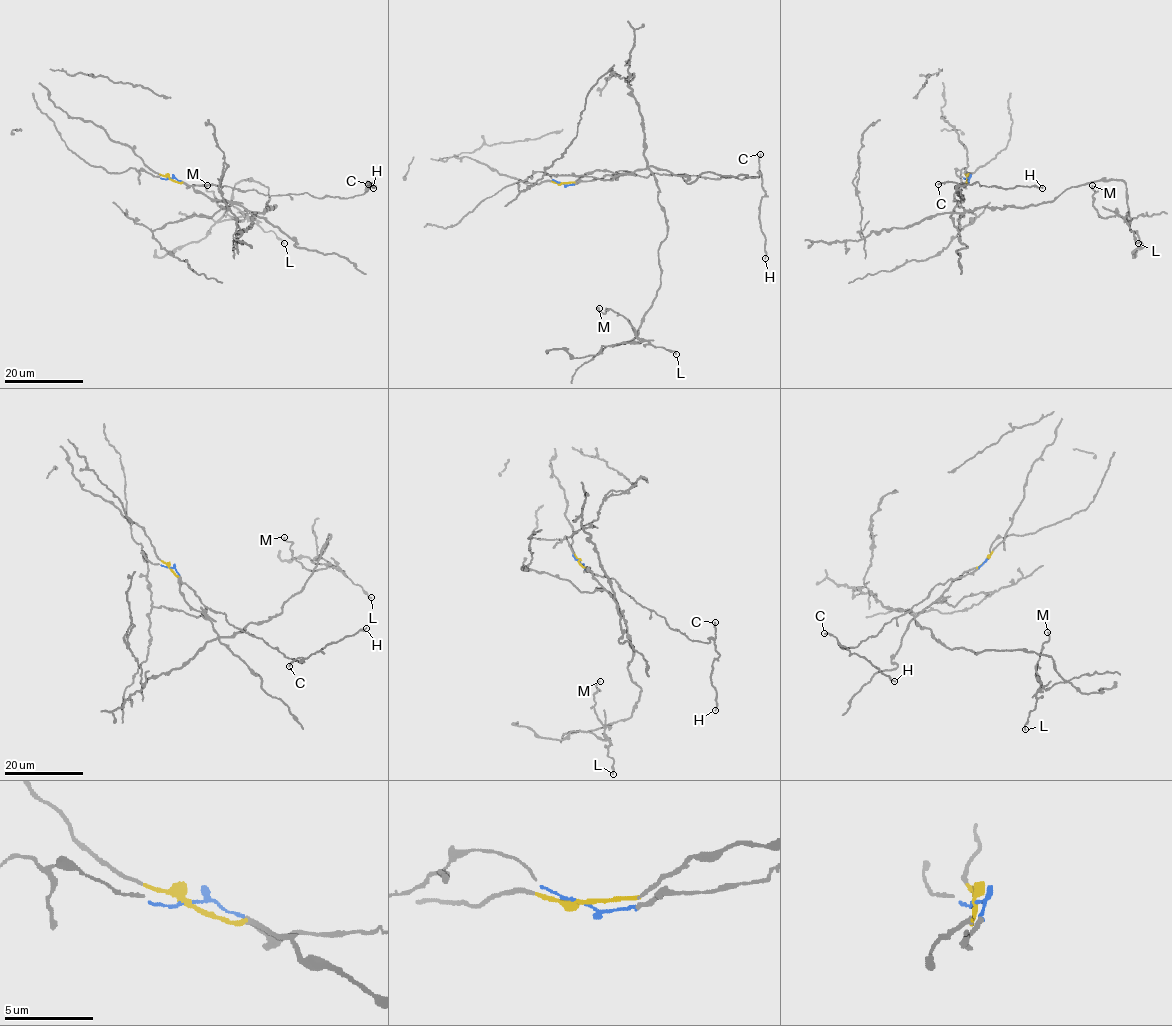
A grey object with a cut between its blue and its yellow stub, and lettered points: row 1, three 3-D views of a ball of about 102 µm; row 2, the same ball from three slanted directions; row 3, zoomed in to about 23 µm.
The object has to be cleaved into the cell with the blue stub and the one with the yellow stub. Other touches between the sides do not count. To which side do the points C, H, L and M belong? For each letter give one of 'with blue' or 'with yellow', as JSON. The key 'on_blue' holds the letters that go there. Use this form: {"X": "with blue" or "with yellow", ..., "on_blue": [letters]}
{"C": "with blue", "H": "with blue", "L": "with yellow", "M": "with yellow", "on_blue": ["C", "H"]}

